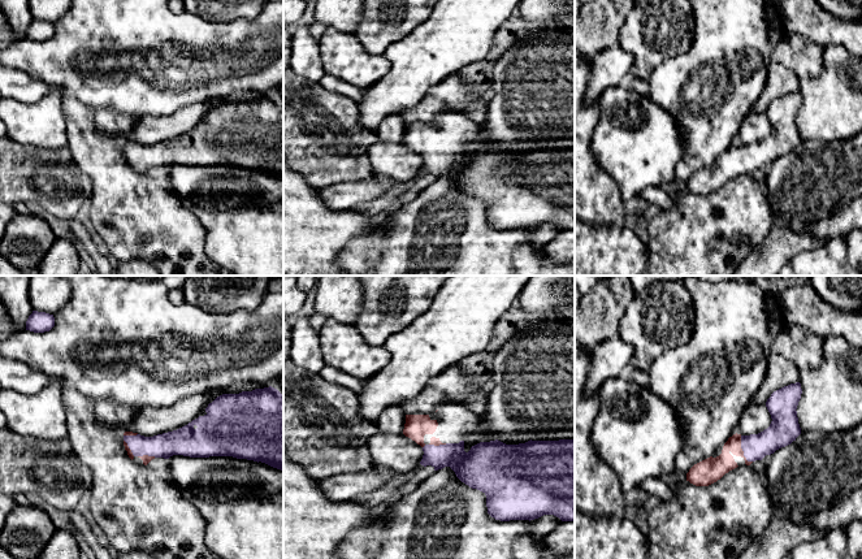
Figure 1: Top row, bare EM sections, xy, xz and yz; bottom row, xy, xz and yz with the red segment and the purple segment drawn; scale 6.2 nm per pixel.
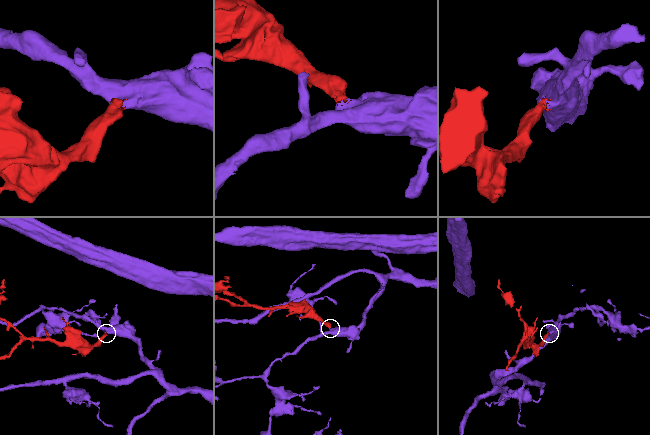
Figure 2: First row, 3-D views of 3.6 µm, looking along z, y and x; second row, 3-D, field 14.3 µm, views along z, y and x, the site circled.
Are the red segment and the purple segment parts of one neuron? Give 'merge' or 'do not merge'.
merge

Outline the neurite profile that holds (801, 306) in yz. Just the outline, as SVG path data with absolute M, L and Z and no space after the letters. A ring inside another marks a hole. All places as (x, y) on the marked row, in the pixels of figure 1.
M797 285L783 291L776 303L784 322L820 338L841 335L862 350L862 313L840 311L823 300L813 286Z

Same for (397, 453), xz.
M377 433L368 439L368 452L376 467L382 467L394 473L407 473L417 468L424 451L404 434Z

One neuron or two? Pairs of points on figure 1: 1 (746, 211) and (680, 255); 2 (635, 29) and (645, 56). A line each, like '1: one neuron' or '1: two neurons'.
1: one neuron
2: one neuron

